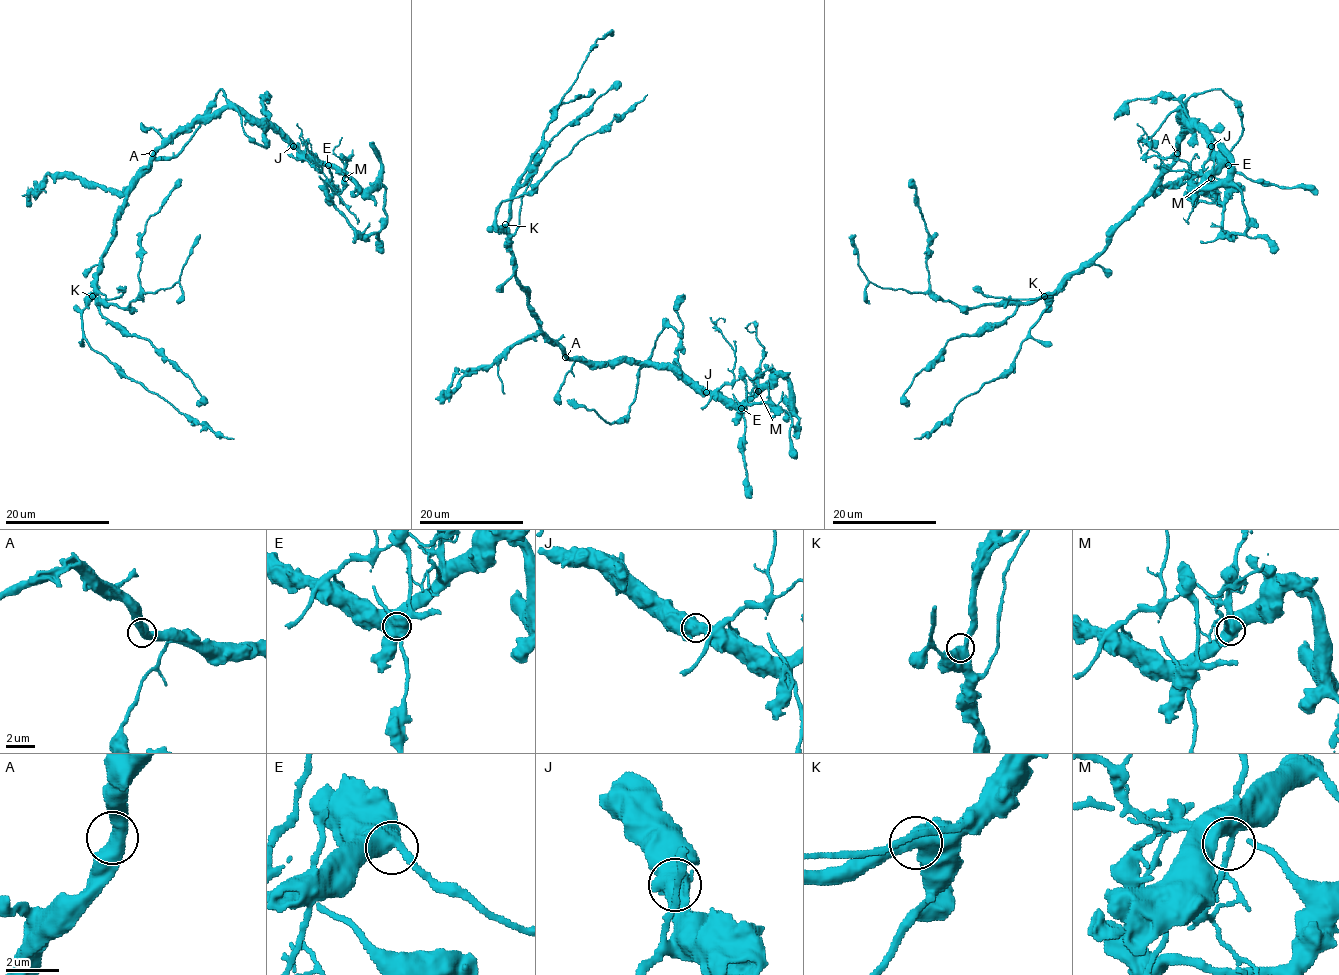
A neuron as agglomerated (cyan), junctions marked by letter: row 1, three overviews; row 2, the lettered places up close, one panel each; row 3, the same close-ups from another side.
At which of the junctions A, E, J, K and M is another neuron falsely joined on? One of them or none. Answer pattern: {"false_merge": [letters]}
{"false_merge": []}

